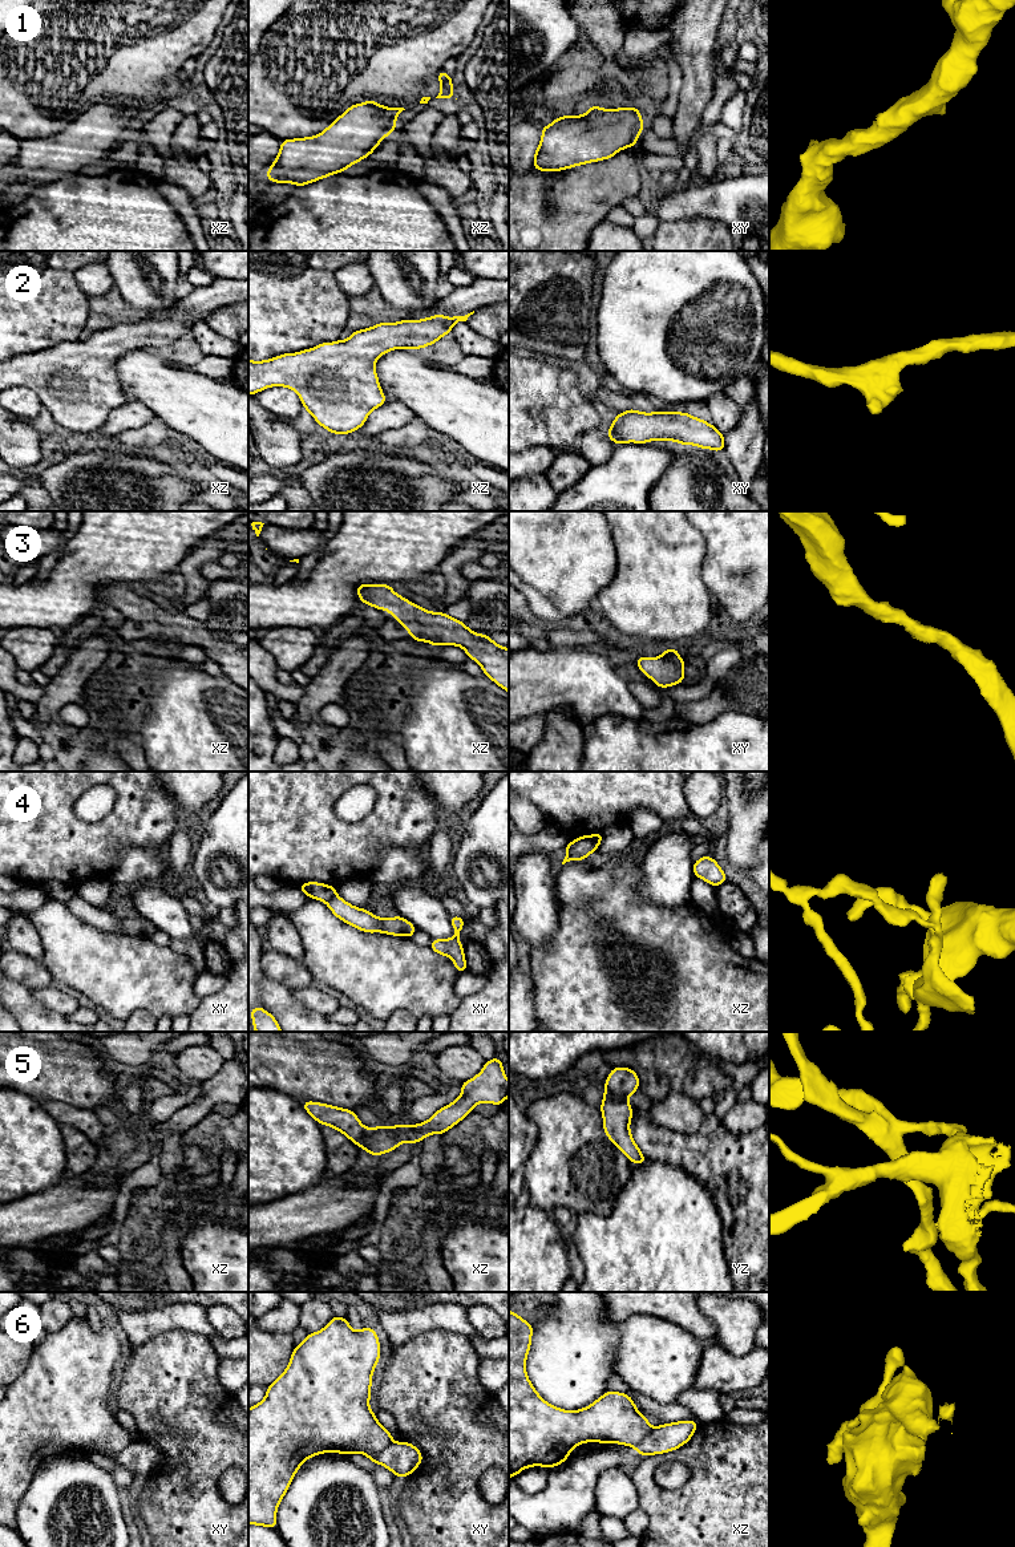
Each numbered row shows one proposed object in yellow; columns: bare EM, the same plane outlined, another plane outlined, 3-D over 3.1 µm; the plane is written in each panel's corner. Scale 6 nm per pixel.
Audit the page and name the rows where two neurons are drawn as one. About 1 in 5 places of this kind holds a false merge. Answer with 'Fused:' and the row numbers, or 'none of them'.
Fused: 4, 5, 6

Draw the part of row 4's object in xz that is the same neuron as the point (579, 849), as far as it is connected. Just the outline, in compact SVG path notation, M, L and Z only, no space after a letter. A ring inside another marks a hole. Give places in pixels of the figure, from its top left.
M581 835L578 839L569 842L565 849L566 856L562 864L570 860L583 860L597 850L586 835Z

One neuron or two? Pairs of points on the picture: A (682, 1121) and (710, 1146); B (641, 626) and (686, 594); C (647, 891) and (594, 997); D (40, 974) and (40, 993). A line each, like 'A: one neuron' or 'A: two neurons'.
A: two neurons
B: one neuron
C: two neurons
D: two neurons

